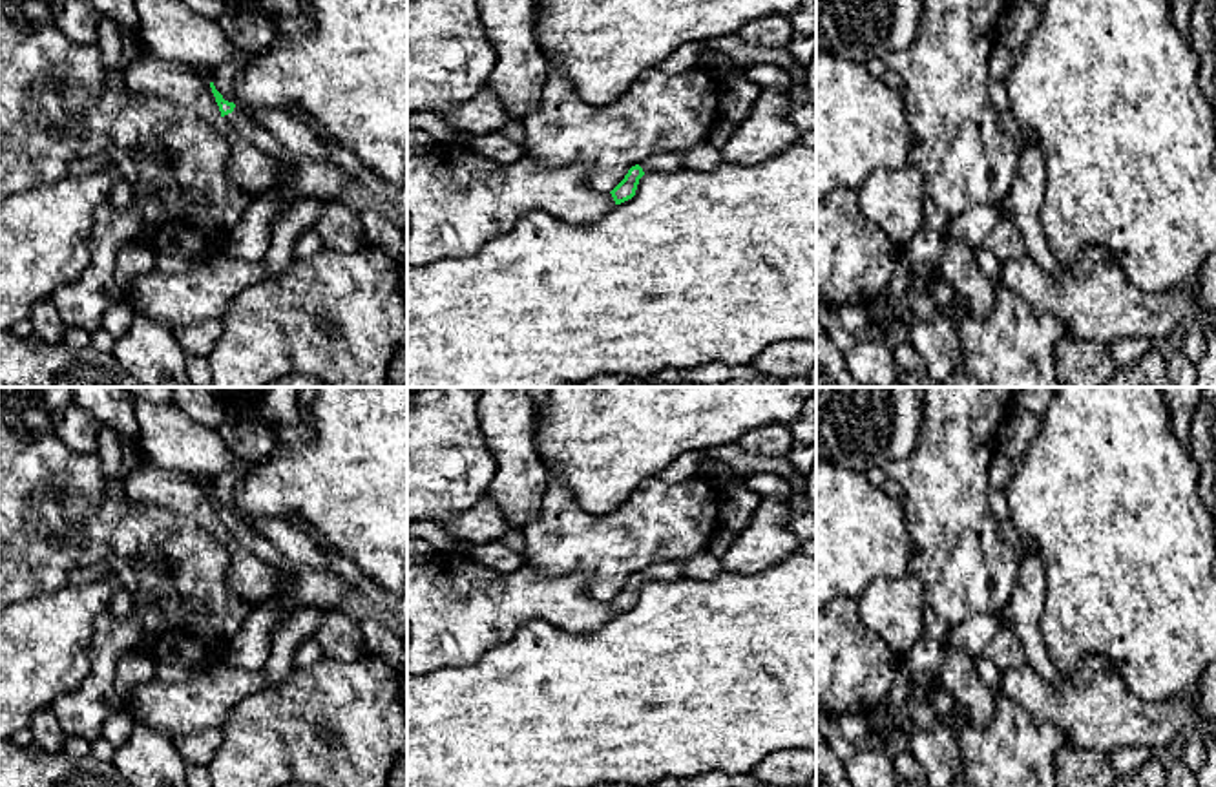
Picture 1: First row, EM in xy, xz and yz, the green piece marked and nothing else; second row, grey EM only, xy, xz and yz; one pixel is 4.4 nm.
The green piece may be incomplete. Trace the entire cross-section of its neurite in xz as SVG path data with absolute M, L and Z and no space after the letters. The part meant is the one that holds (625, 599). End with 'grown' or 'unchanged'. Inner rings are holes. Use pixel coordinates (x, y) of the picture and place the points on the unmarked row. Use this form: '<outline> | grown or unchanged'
M639 573L632 575L624 588L610 601L615 614L621 614L635 604L639 588L645 584Z | unchanged

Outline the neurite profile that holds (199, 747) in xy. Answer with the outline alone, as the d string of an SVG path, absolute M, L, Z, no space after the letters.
M210 729L186 736L170 736L170 740L186 763L206 767L223 741L223 732L221 729Z

